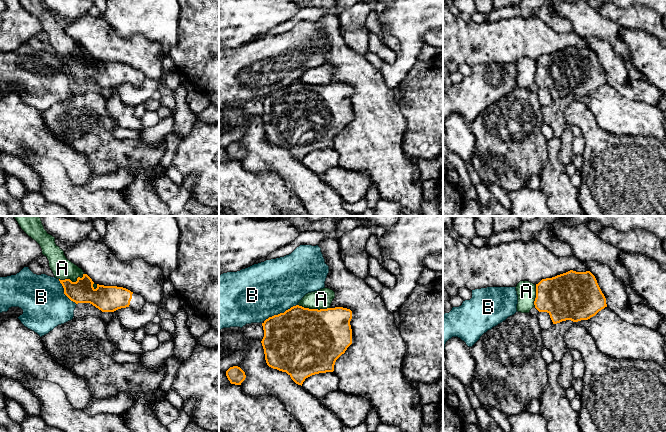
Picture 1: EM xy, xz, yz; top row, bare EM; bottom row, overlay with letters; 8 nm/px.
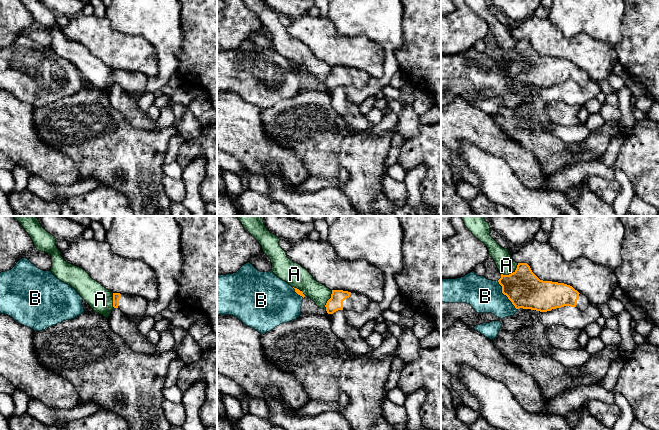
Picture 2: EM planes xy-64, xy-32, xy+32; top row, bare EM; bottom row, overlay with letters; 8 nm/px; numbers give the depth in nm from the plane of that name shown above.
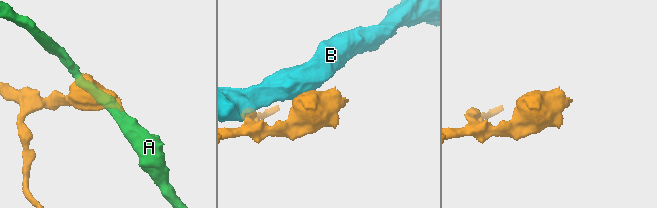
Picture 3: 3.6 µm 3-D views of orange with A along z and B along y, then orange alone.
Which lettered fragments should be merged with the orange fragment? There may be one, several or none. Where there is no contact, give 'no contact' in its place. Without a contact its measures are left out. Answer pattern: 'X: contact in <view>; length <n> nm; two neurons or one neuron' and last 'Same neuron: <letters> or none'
A: contact in xz; length 260 nm; two neurons
B: contact in xz; length 300 nm; two neurons
Same neuron: none

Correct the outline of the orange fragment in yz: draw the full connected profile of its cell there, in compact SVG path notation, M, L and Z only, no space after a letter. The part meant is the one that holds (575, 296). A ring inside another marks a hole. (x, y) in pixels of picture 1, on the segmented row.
M570 270L536 284L535 308L547 312L553 324L588 320L607 307L595 276Z

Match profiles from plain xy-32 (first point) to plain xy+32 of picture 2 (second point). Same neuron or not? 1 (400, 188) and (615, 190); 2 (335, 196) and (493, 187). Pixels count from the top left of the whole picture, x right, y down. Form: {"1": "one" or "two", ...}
{"1": "one", "2": "one"}

